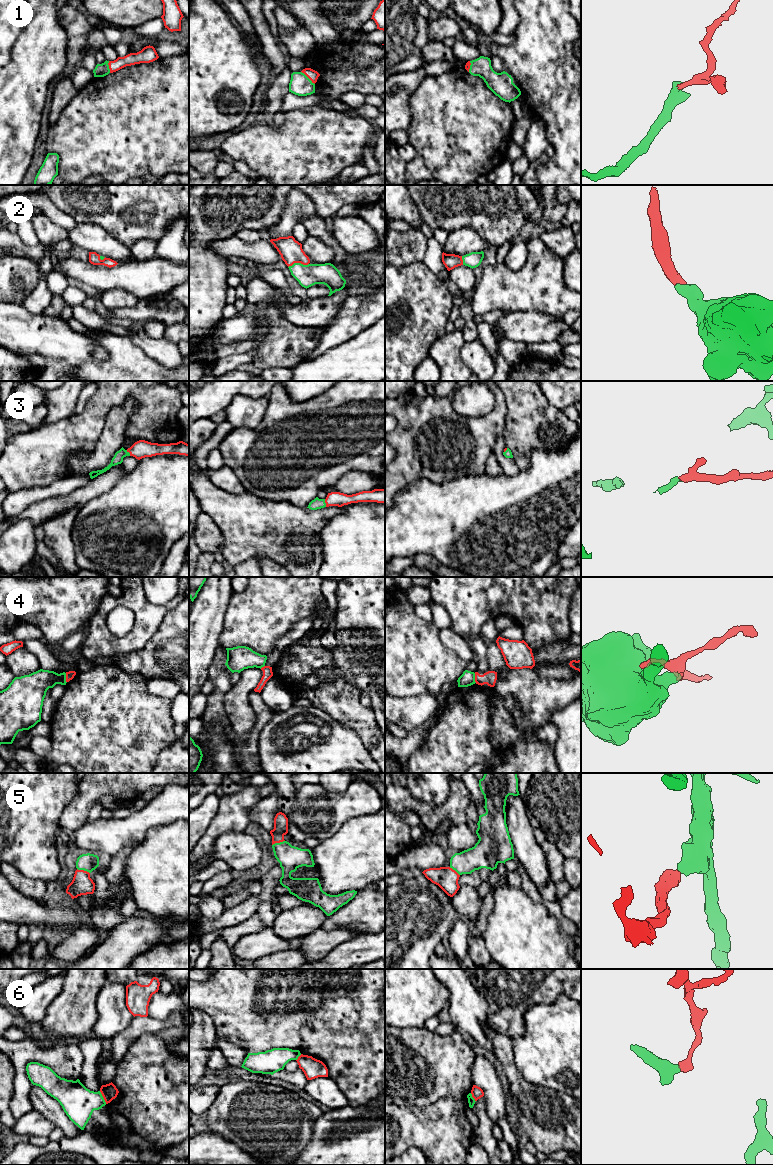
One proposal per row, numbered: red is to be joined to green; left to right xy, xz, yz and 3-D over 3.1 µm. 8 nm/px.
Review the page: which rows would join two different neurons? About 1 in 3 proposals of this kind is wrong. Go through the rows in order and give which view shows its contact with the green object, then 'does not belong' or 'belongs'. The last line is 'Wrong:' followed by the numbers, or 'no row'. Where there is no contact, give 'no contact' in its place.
1: contact in xz; belongs
2: contact in xz; belongs
3: contact in xz; belongs
4: contact in yz; does not belong
5: contact in xy; belongs
6: contact in xy; does not belong
Wrong: 4, 6

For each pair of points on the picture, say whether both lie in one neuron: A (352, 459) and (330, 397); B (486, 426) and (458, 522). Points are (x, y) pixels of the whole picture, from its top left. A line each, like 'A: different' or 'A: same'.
A: same
B: different

